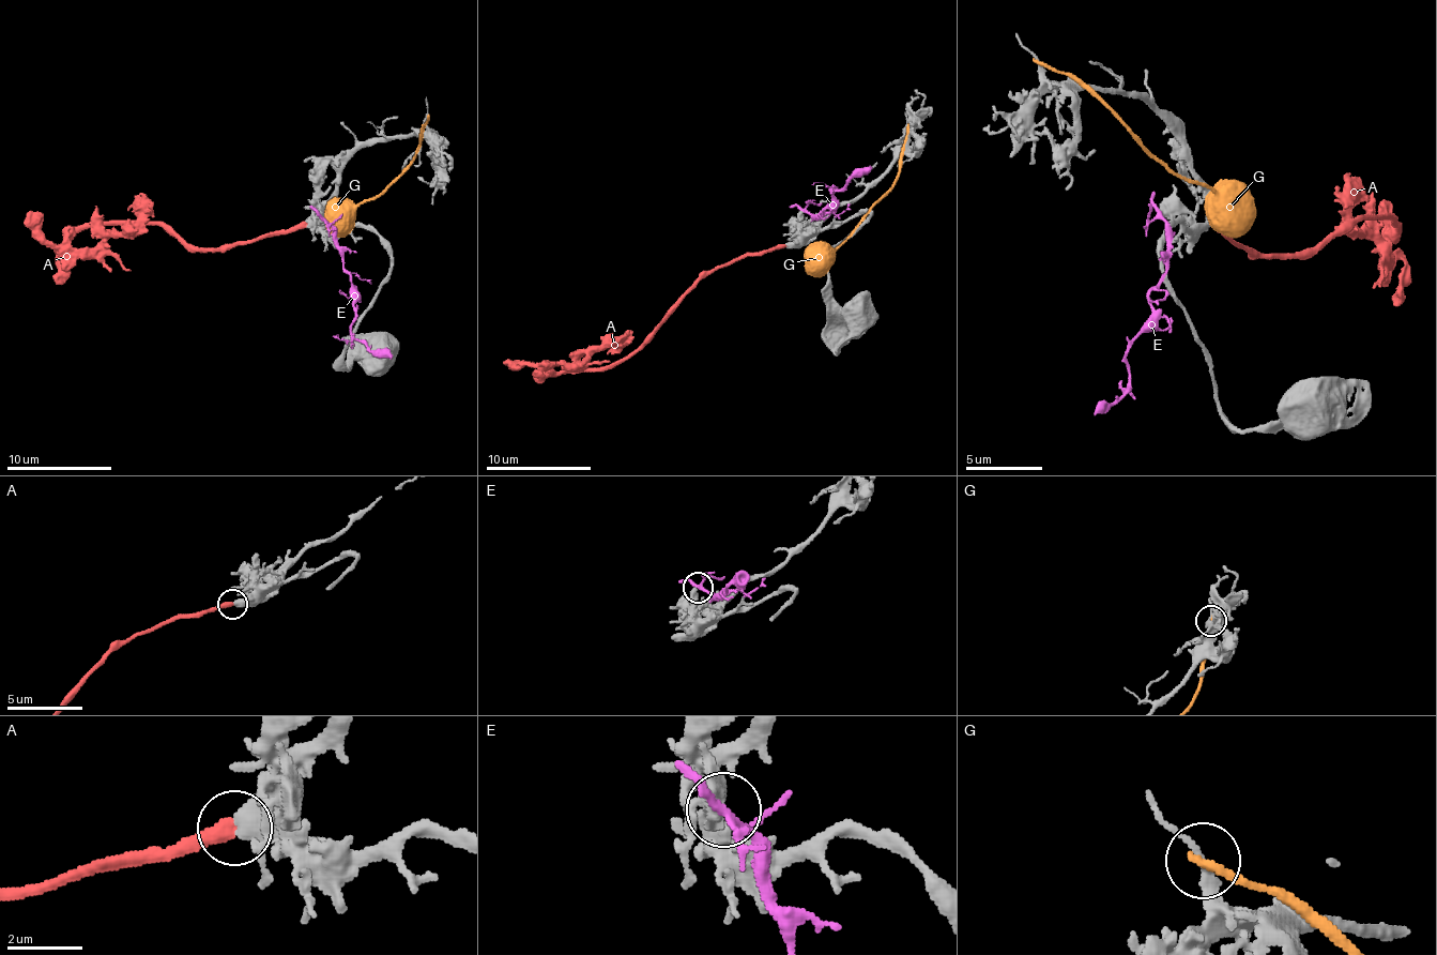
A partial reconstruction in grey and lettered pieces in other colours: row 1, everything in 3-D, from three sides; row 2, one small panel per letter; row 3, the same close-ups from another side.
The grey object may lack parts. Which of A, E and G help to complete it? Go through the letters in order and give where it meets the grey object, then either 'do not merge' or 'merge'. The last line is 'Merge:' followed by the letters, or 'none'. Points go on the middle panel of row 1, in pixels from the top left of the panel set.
A: contact (784, 246); merge
E: contact (803, 211); do not merge
G: contact (906, 127); do not merge
Merge: A

